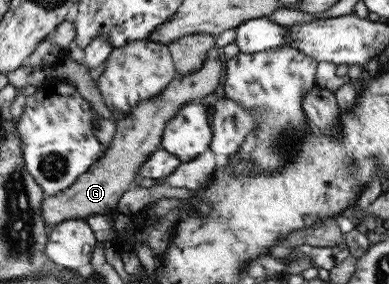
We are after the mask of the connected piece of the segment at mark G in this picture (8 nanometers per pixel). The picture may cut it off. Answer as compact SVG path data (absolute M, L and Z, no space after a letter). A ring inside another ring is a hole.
M218 48L210 49L198 72L190 72L182 78L176 76L158 96L139 102L128 116L117 121L116 133L102 158L83 172L72 186L55 196L46 196L42 201L41 212L45 224L57 225L68 219L86 220L91 215L109 214L116 209L118 200L129 190L141 166L155 150L161 148L166 123L176 116L178 109L188 100L199 101L219 87L224 72L220 54Z

